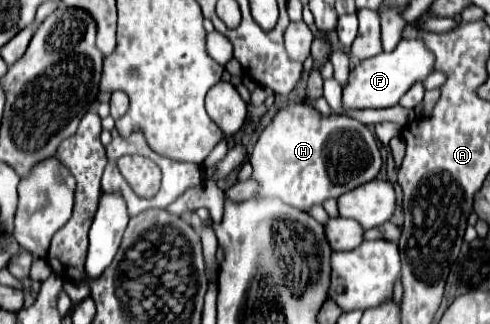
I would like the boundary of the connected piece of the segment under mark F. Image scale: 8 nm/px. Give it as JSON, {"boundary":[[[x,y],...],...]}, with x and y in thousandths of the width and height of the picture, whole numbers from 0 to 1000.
{"boundary":[[[820,120],[808,157],[776,164],[759,182],[743,182],[714,219],[710,256],[698,269],[698,330],[710,343],[800,330],[837,275],[837,262],[865,250],[882,219],[886,219],[886,176],[878,170],[878,157],[869,157],[865,133],[853,120],[841,127]]]}

